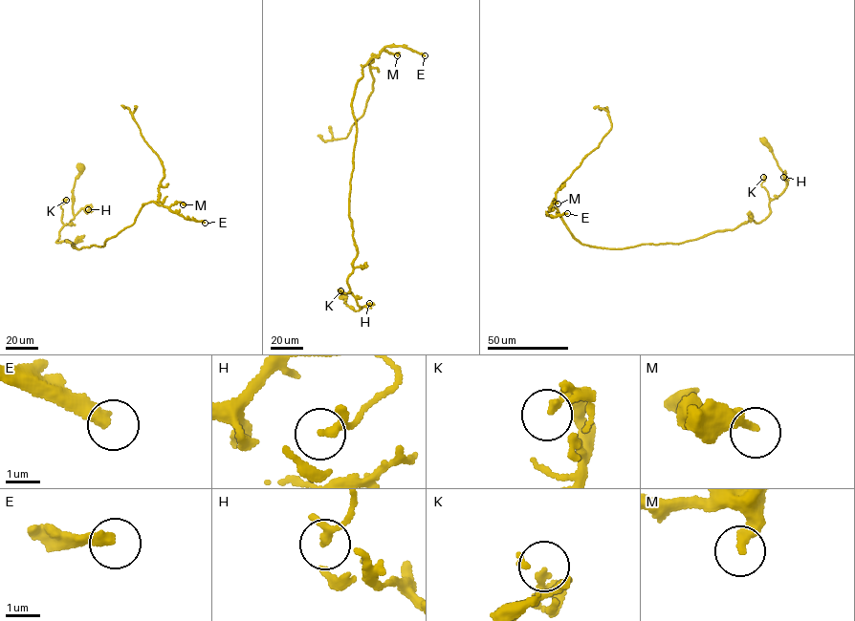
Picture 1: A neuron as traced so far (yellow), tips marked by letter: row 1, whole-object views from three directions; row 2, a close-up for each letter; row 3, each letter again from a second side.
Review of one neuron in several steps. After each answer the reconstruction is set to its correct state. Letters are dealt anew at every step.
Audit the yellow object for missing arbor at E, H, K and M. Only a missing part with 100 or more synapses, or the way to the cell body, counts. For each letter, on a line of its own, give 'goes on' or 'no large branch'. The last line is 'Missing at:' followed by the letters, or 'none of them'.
E: goes on
H: no large branch
K: no large branch
M: no large branch
Missing at: E

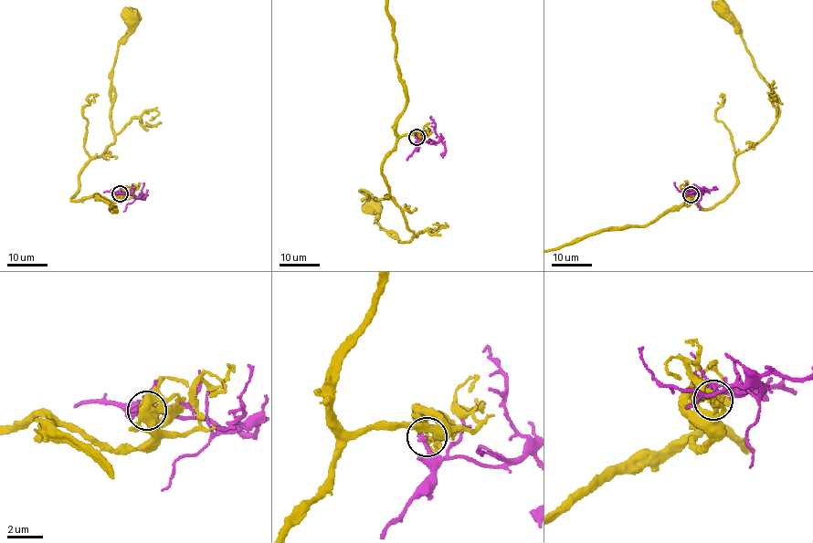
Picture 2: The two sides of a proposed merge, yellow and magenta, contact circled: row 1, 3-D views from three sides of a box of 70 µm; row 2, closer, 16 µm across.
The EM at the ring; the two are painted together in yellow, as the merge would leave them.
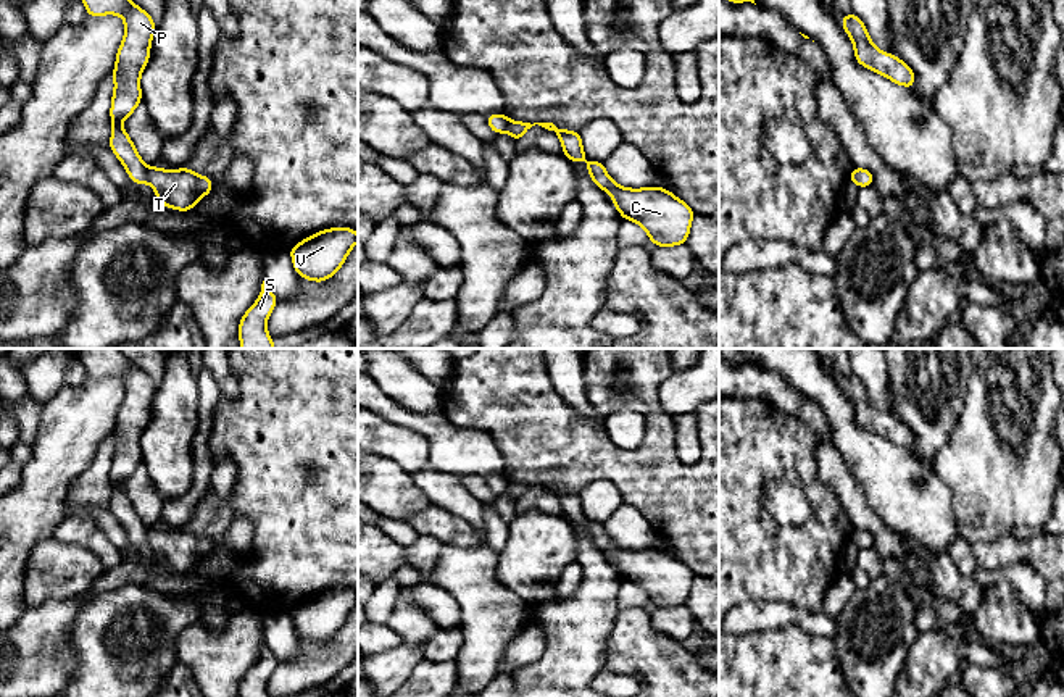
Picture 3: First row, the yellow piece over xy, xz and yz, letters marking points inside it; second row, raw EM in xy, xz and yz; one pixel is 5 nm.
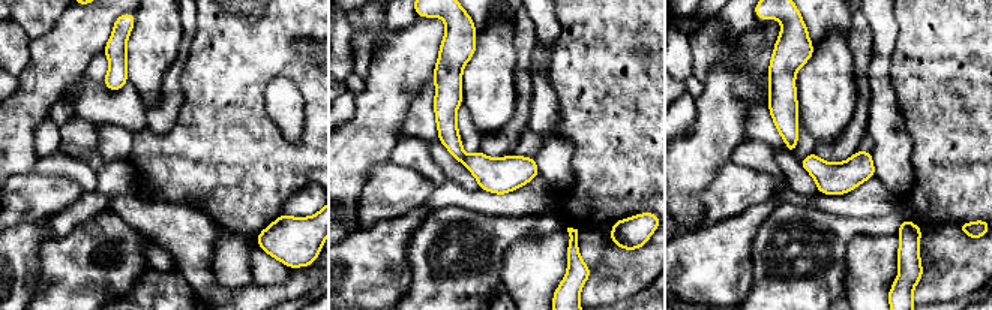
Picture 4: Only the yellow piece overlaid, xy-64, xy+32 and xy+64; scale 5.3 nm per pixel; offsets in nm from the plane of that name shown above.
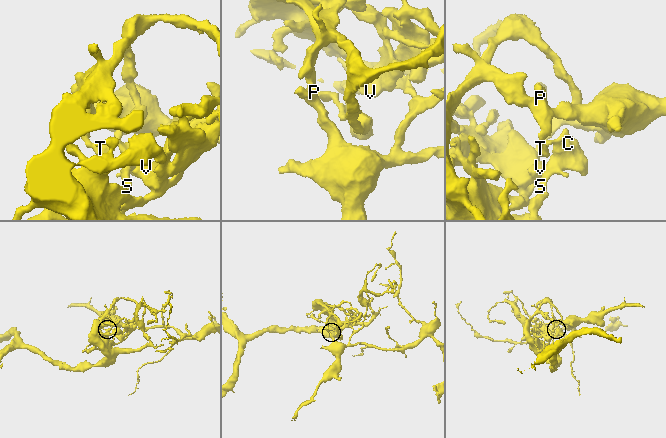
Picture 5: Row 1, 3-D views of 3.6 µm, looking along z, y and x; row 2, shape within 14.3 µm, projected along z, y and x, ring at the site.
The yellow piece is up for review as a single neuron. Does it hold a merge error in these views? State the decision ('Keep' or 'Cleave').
Cleave

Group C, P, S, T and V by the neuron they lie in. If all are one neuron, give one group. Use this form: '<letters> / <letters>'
C S T V / P

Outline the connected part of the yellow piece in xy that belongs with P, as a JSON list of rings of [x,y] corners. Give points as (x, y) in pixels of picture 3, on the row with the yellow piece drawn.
[[[82,0],[89,16],[119,15],[124,19],[124,39],[113,69],[114,92],[110,116],[113,121],[110,148],[124,165],[134,184],[147,181],[148,166],[142,161],[129,134],[119,126],[142,102],[140,74],[150,60],[150,45],[156,29],[147,11],[132,0]]]

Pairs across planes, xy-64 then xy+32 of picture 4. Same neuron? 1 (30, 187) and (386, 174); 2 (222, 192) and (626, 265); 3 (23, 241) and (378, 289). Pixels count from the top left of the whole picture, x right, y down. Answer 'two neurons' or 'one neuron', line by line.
1: one neuron
2: two neurons
3: one neuron

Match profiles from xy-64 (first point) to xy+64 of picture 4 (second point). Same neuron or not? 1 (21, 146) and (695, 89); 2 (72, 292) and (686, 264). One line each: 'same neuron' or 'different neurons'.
1: different neurons
2: different neurons

